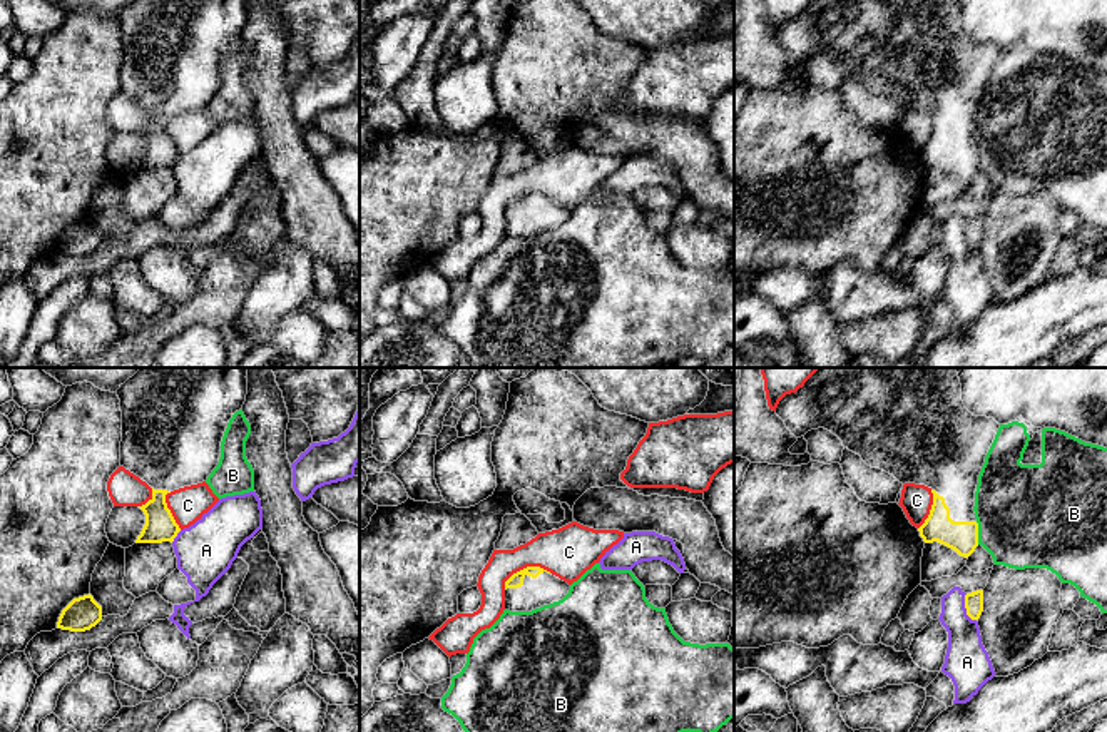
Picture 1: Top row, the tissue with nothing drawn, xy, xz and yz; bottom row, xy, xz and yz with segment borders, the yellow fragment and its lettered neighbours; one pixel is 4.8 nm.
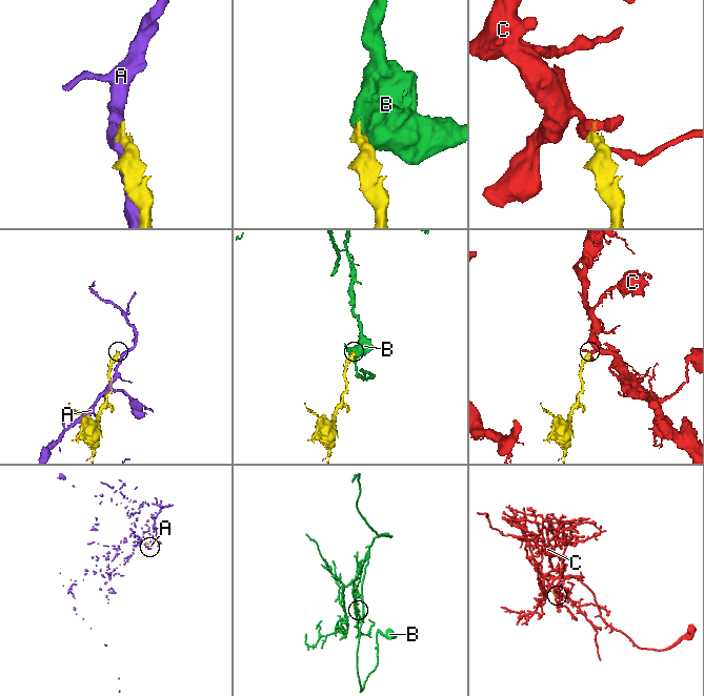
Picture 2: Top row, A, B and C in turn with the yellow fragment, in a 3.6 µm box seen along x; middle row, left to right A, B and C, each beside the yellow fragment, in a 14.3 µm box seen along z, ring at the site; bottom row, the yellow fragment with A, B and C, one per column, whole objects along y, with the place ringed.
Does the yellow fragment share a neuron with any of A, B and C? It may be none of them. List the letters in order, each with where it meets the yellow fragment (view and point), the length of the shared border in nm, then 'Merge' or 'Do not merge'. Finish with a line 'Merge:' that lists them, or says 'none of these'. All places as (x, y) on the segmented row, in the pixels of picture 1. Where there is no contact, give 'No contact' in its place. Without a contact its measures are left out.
A: Touches yellow at yz (965, 607). Shared border 140 nm. Do not merge
B: Touches yellow at yz (977, 533). Shared border 110 nm. Do not merge
C: Touches yellow at xz (524, 569). Shared border 240 nm. Do not merge
Merge: none of these

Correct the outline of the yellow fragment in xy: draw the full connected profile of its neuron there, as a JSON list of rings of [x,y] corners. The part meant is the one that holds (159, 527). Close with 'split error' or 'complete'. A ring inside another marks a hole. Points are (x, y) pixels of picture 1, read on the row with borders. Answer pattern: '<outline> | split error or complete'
[[[140,368],[117,389],[122,411],[120,466],[152,488],[152,498],[139,506],[145,525],[135,543],[174,541],[181,531],[166,503],[166,495],[207,480],[221,458],[221,441],[229,419],[247,394],[247,368]]] | split error

